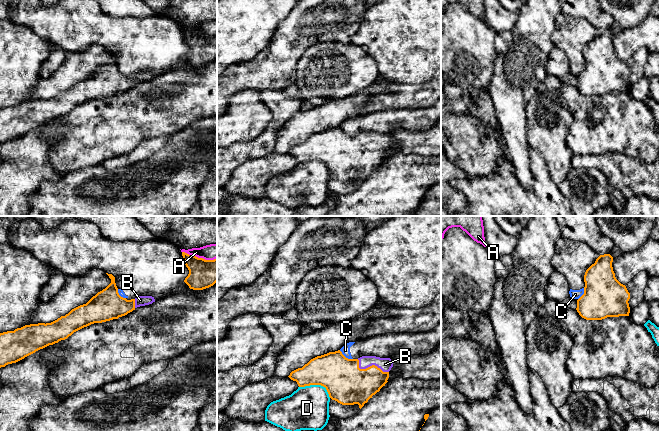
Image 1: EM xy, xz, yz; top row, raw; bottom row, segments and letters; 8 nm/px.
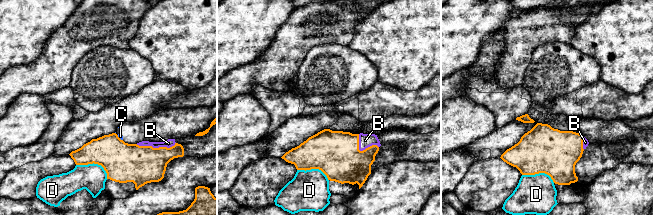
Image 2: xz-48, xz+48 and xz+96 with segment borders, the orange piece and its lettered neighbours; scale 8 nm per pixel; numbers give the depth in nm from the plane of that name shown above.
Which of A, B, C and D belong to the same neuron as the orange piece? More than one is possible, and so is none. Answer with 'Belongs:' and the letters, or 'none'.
Belongs: B

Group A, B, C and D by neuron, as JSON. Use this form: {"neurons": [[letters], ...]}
{"neurons": [["A"], ["B"], ["C"], ["D"]]}

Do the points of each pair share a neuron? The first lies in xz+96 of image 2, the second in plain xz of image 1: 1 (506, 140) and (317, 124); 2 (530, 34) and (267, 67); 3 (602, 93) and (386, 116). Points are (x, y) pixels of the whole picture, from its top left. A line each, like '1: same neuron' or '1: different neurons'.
1: same neuron
2: same neuron
3: different neurons

